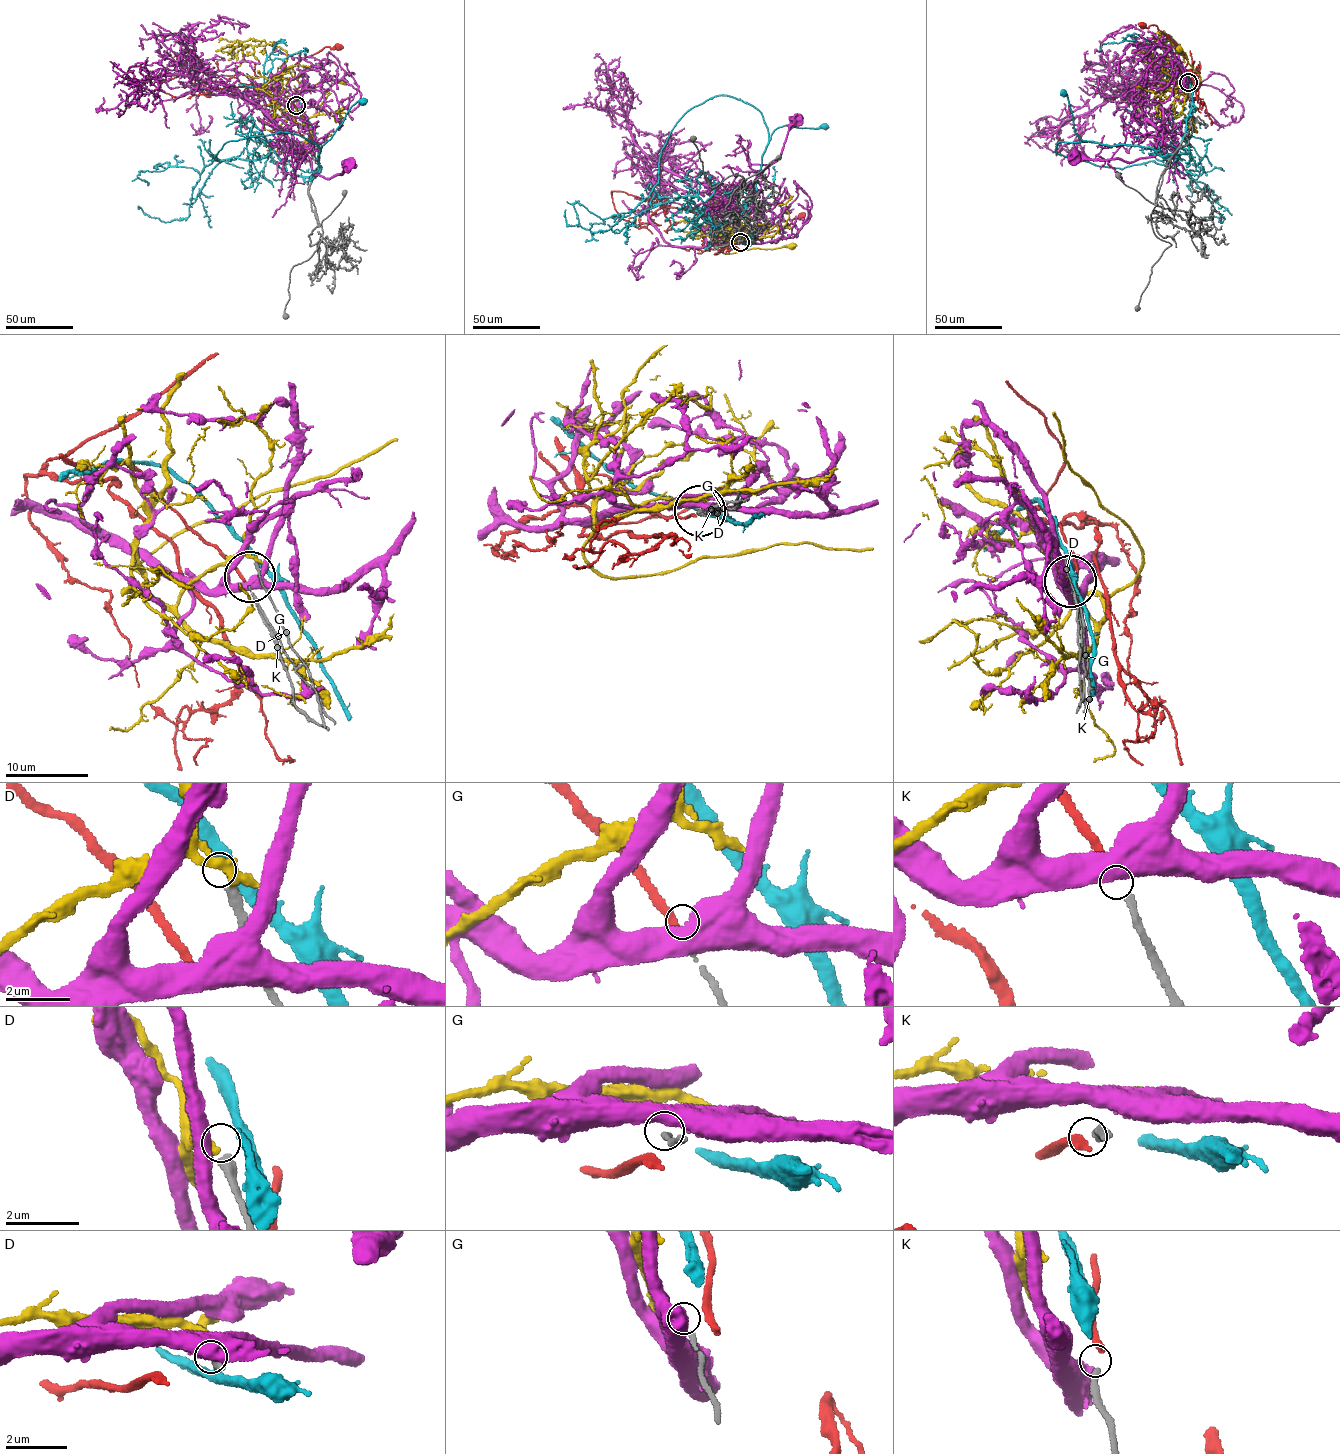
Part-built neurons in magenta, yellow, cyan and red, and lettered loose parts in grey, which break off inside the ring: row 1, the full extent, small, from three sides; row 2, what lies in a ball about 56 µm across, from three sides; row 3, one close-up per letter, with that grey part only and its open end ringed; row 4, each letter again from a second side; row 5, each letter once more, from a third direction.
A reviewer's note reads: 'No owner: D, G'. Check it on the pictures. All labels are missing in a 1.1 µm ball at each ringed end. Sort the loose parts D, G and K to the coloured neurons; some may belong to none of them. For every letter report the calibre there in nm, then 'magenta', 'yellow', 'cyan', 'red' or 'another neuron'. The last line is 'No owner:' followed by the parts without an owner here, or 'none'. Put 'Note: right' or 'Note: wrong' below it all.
D: 320 nm thick; another neuron
G: 150 nm thick; another neuron
K: 220 nm thick; red
No owner: D, G
Note: right

